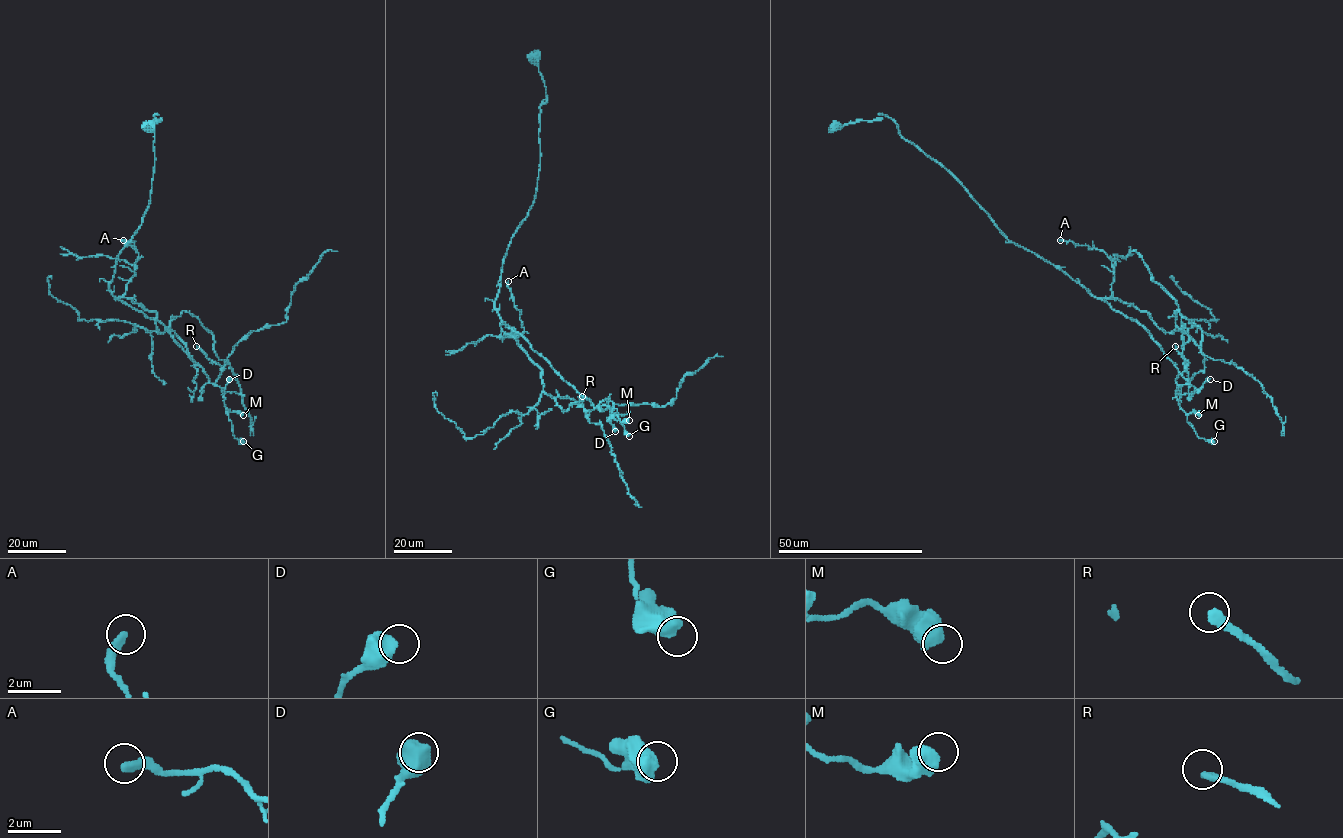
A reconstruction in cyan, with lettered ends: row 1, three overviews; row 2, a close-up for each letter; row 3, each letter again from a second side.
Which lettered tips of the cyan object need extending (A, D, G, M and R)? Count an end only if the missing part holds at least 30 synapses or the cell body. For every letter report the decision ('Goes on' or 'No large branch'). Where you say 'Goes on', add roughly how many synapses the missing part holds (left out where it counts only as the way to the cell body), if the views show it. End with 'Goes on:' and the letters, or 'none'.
A: No large branch
D: No large branch
G: No large branch
M: No large branch
R: Goes on. Roughly 35 synapses
Goes on: R

